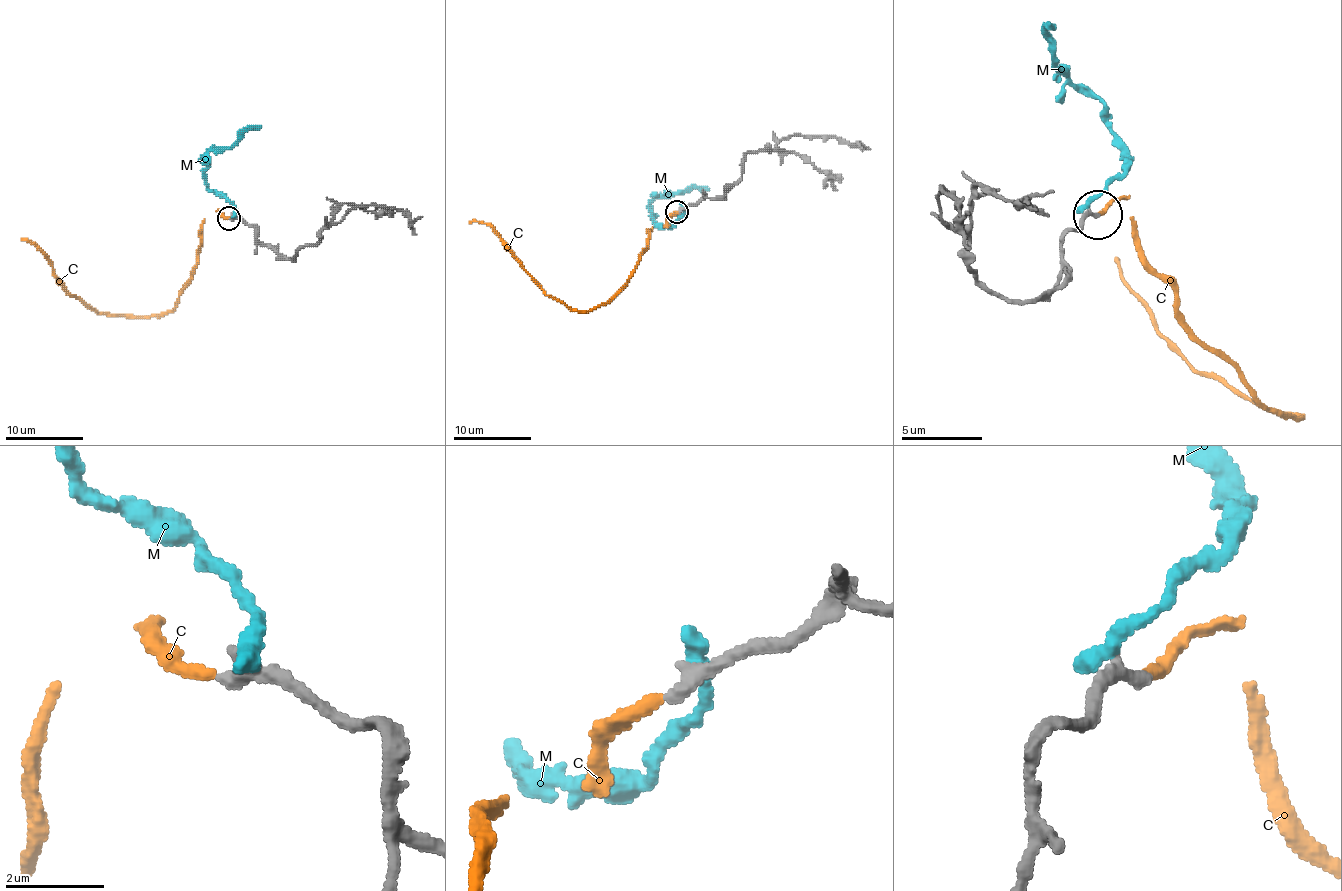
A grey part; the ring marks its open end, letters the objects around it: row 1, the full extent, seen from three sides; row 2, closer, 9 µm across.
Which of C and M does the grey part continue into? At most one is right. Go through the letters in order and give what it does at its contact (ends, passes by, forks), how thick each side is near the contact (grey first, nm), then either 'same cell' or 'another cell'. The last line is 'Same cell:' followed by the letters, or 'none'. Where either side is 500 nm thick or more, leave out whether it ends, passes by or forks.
C: it ends; calibres 320 and 280 nm; same cell
M: it ends; calibres 400 and 480 nm; another cell
Same cell: C

